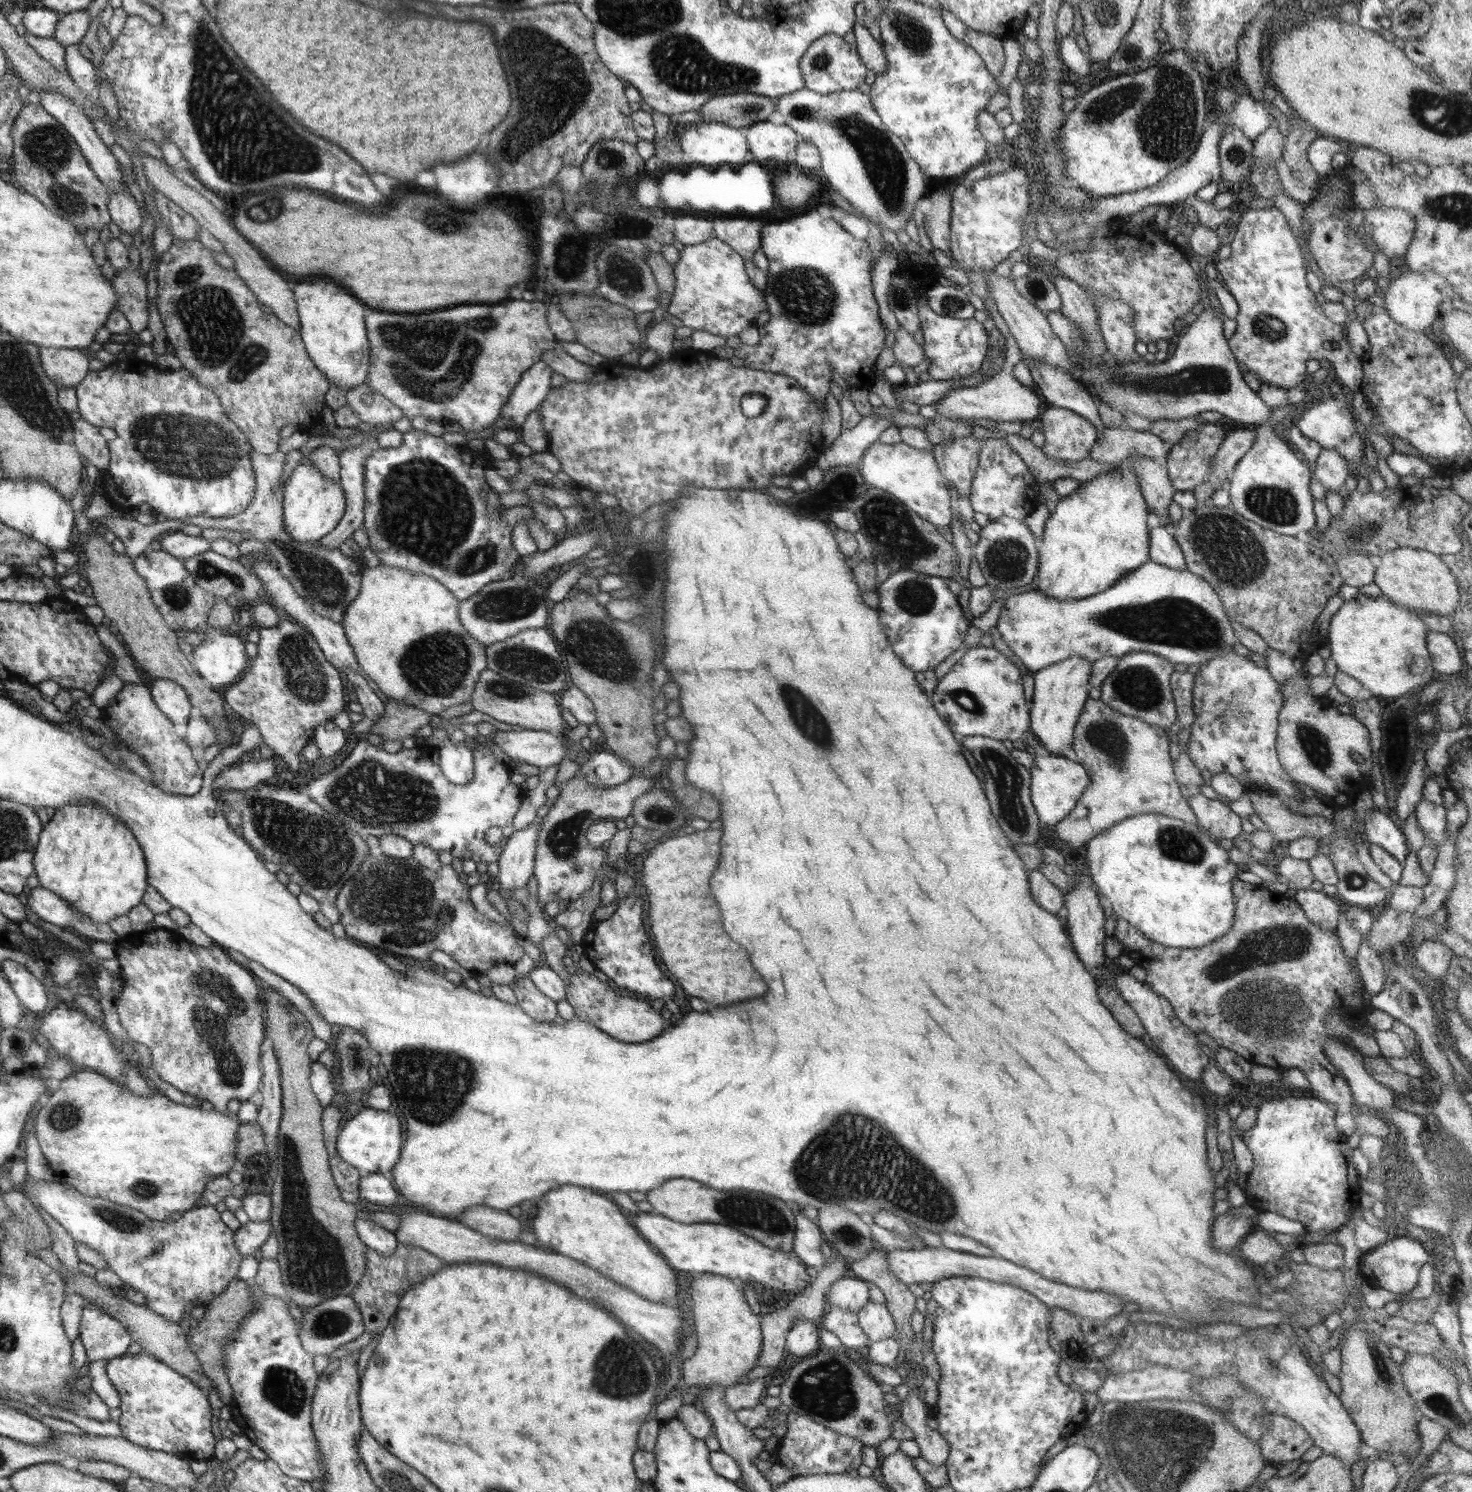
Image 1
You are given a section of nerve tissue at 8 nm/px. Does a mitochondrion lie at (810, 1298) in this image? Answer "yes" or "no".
no

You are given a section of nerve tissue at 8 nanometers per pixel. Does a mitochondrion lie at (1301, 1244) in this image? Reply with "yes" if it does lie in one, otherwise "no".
no

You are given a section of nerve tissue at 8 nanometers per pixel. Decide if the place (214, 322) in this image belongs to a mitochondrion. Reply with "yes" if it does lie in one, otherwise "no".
yes

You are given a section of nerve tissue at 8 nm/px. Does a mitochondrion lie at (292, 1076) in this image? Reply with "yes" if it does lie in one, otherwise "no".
no

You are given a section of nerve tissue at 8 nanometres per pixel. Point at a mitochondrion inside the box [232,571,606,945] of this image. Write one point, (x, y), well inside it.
(319, 849)

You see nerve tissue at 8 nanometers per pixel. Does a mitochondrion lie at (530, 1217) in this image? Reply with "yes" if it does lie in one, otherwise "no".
no

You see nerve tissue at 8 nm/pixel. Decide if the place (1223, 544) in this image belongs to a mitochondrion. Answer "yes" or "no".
yes

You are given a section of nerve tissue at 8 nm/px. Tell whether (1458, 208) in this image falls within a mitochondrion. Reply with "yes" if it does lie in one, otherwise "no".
yes

